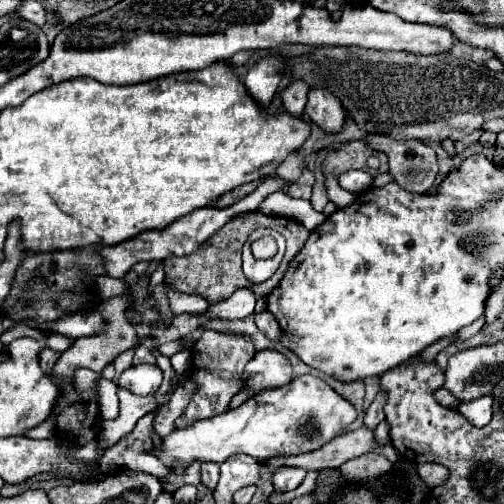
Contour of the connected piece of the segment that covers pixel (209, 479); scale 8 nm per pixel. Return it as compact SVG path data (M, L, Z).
M202 464L202 484L208 490L214 490L218 484L218 466L216 464Z

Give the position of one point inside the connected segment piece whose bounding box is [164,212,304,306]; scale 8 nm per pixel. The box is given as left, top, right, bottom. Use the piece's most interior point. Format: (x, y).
(214, 271)

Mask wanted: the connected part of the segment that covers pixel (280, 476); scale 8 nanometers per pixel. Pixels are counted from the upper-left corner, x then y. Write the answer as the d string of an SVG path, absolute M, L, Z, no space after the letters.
M278 468L278 472L274 472L272 484L276 492L288 492L288 490L296 490L306 478L306 470L302 468Z

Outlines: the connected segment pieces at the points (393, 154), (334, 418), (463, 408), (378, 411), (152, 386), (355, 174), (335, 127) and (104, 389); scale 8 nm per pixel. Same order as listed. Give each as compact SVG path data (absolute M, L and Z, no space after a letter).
M368 134L364 142L388 156L390 176L402 188L424 194L434 184L438 162L436 152L428 144L418 144L416 140L396 142L378 134Z
M298 376L288 386L248 398L234 410L226 410L214 418L196 420L188 428L170 432L162 438L160 446L152 448L152 454L158 456L168 470L174 470L176 466L188 468L196 460L222 464L240 452L256 460L268 460L274 456L316 450L338 436L354 420L354 406L346 404L346 400L342 400L342 396L338 396L324 380L318 380L316 376Z
M482 396L474 402L460 402L458 404L458 412L462 416L466 416L466 420L474 426L486 426L492 420L492 398L490 396Z
M378 392L376 400L370 404L370 408L366 410L366 416L364 416L364 426L366 426L368 430L374 430L374 428L384 420L384 412L382 412L384 402L386 402L386 394Z
M140 364L140 366L132 366L128 370L122 372L118 384L134 394L154 394L160 384L162 384L162 370L158 366L152 364Z
M348 170L348 172L340 174L338 180L340 180L340 186L352 194L356 194L360 188L366 188L372 184L372 176L362 170Z
M322 88L308 92L308 104L304 114L328 134L340 132L346 122L346 114L342 112L338 100L334 100L334 96L330 96L328 92L322 92Z
M100 378L98 384L98 402L100 402L100 414L104 420L118 418L118 396L116 396L116 384L110 380Z

